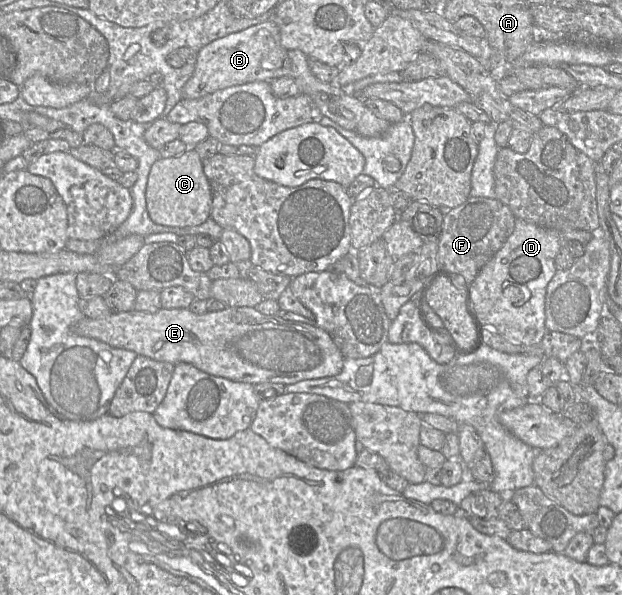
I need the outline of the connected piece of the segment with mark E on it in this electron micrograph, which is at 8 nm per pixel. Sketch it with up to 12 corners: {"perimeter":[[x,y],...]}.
{"perimeter":[[248,278],[227,308],[85,317],[73,332],[252,385],[334,376],[316,324],[265,315]]}

